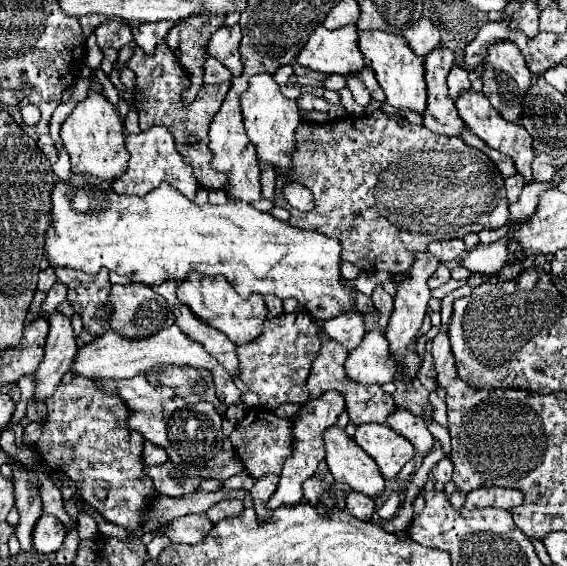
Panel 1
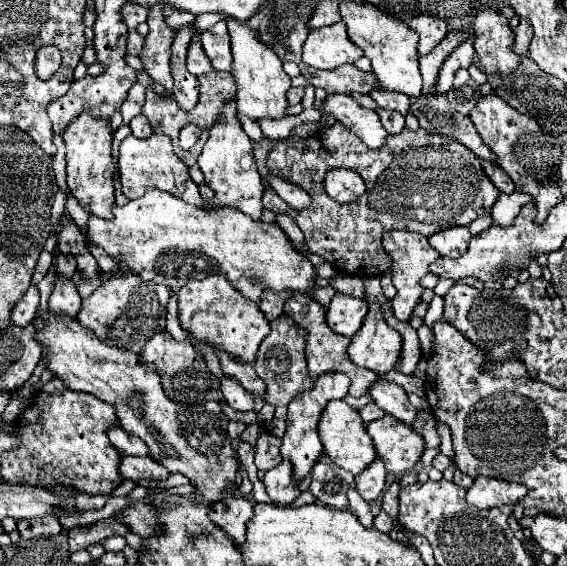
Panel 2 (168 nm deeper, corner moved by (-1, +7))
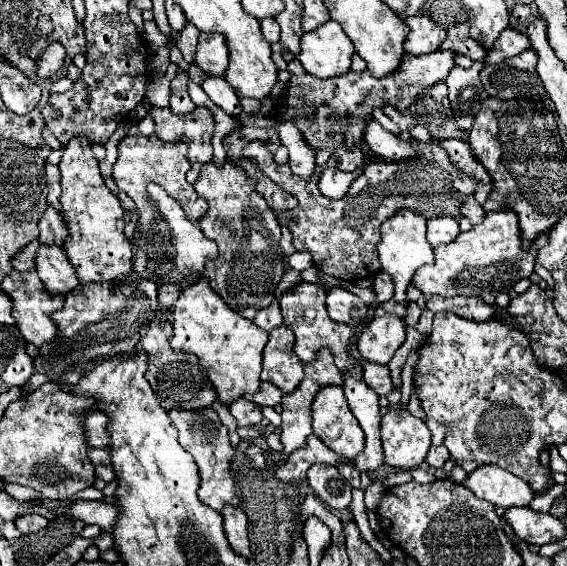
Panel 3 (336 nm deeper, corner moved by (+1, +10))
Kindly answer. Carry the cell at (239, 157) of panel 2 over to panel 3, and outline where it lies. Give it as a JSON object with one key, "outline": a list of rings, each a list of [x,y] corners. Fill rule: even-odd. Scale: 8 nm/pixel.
{"outline":[[[229,158],[225,160],[223,166],[217,166],[213,160],[203,164],[201,168],[201,176],[199,180],[193,184],[199,198],[207,200],[209,204],[209,210],[201,216],[199,220],[199,226],[203,230],[203,234],[207,234],[211,240],[217,242],[219,246],[219,258],[217,262],[209,262],[207,270],[205,270],[205,278],[209,278],[209,284],[211,288],[233,308],[237,310],[241,316],[253,320],[255,312],[263,306],[269,306],[271,300],[273,300],[273,294],[275,294],[275,288],[283,276],[283,252],[279,248],[279,238],[281,238],[281,228],[279,228],[279,222],[277,218],[271,214],[265,198],[261,194],[257,194],[255,186],[257,186],[257,180],[255,178],[249,178],[245,174],[245,170],[241,170],[239,166],[235,166]],[[227,220],[229,222],[229,228],[223,228],[221,222]],[[229,230],[235,230],[237,234],[229,234]]]}

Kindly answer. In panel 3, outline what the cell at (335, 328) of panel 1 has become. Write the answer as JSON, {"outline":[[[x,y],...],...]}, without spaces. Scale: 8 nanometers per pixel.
{"outline":[[[343,286],[331,288],[327,292],[325,304],[331,320],[339,324],[347,324],[351,328],[357,328],[367,316],[367,306],[361,302],[361,298]]]}

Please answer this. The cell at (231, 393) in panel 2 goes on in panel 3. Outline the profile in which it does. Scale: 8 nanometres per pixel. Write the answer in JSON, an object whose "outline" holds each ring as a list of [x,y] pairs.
{"outline":[[[237,398],[229,404],[229,410],[231,414],[237,418],[237,424],[239,426],[251,426],[251,424],[259,424],[263,420],[263,414],[261,414],[261,406],[253,404],[253,402],[247,402],[245,398]]]}

